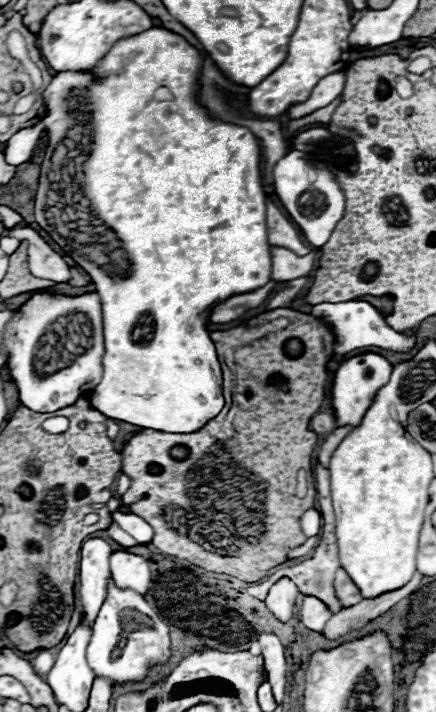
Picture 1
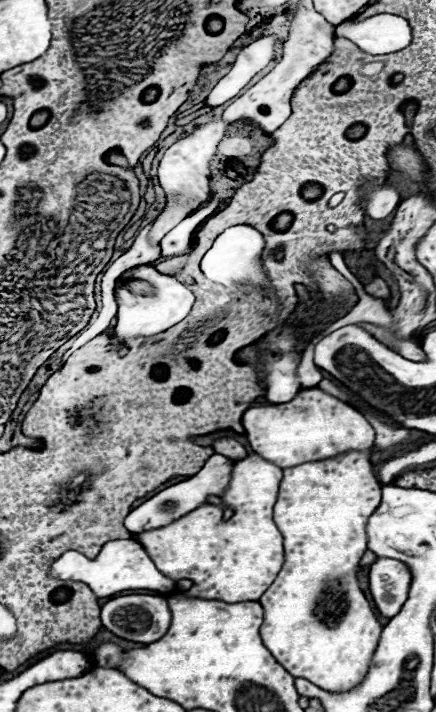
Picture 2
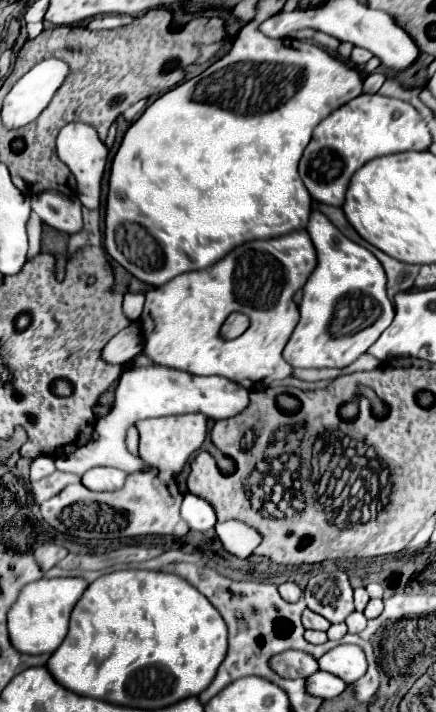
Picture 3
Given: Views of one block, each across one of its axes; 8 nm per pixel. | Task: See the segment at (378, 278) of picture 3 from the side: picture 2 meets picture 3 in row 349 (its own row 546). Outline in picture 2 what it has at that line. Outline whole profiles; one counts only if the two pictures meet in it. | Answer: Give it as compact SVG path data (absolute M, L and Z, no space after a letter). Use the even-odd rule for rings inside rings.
M372 448L350 450L328 460L284 468L278 502L274 506L274 520L284 536L286 560L274 584L258 600L264 608L260 634L264 646L294 678L304 676L328 692L348 692L360 684L384 628L358 582L360 558L368 550L366 524L382 498L382 484L374 476L370 456Z

